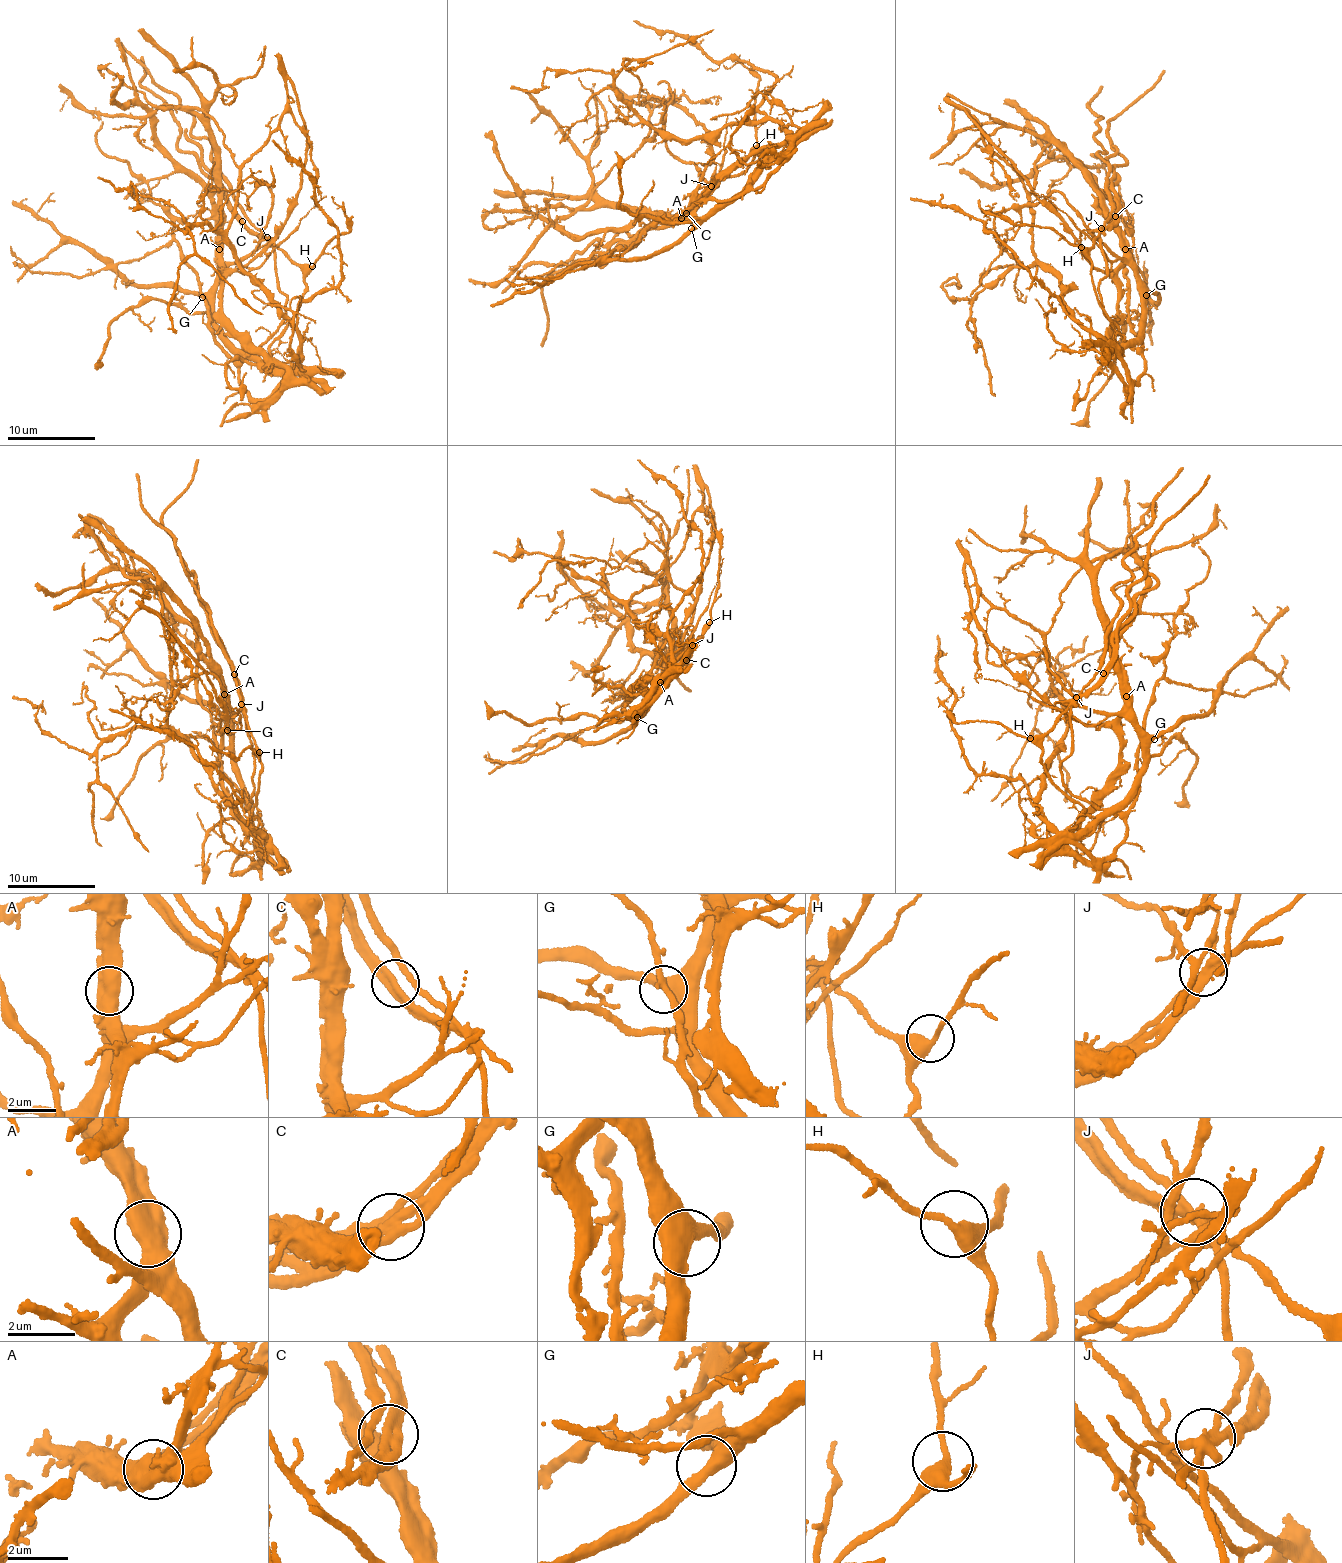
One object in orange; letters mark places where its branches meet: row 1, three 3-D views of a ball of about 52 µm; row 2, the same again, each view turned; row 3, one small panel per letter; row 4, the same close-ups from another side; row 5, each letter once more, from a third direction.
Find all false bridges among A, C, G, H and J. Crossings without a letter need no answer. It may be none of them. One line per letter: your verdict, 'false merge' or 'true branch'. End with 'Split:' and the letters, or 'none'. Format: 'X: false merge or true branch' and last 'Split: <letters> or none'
A: false merge
C: false merge
G: true branch
H: true branch
J: false merge
Split: A, C, J

